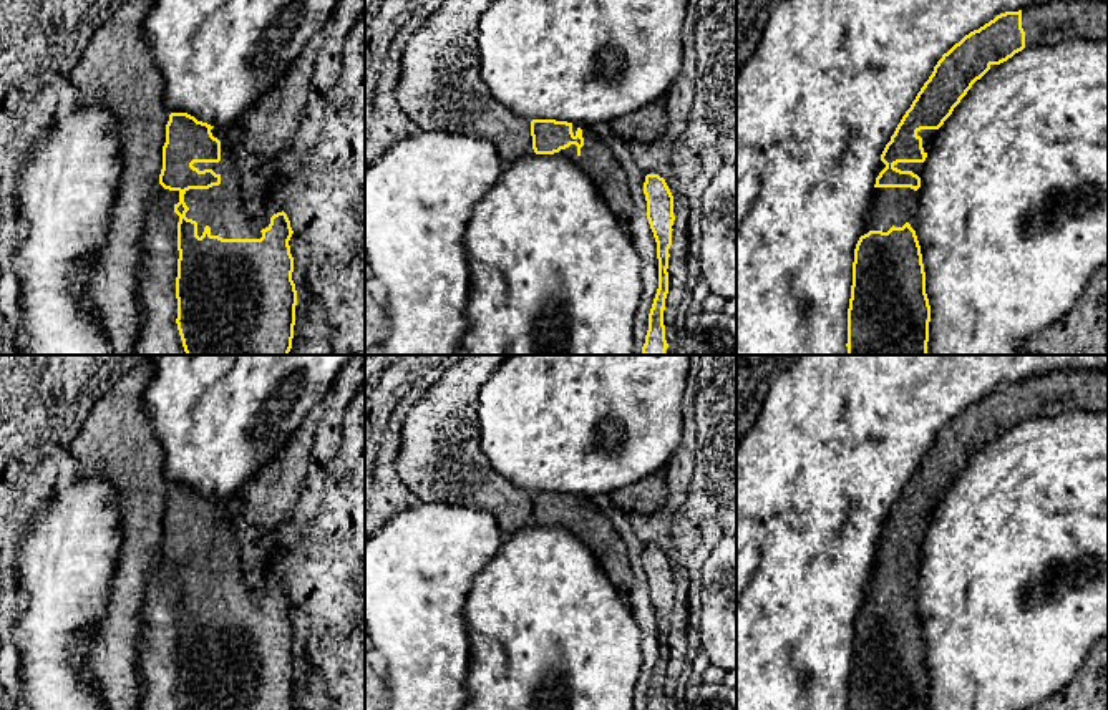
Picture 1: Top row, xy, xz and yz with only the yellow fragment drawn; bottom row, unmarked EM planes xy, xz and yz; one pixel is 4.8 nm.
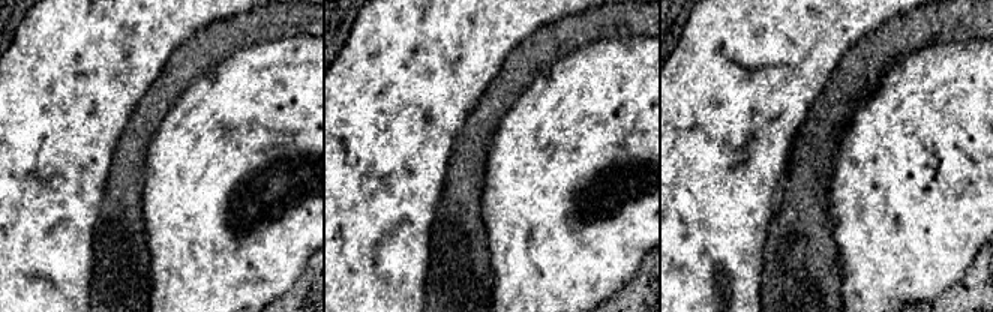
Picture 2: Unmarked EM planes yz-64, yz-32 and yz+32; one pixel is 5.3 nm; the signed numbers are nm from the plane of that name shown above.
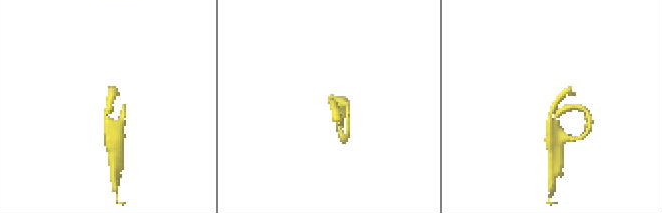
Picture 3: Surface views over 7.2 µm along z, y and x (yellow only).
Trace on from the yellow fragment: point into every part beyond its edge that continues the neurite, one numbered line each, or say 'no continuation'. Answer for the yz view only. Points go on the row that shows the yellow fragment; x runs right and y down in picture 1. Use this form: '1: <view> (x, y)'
1: yz (1052, 22)
2: yz (916, 168)

